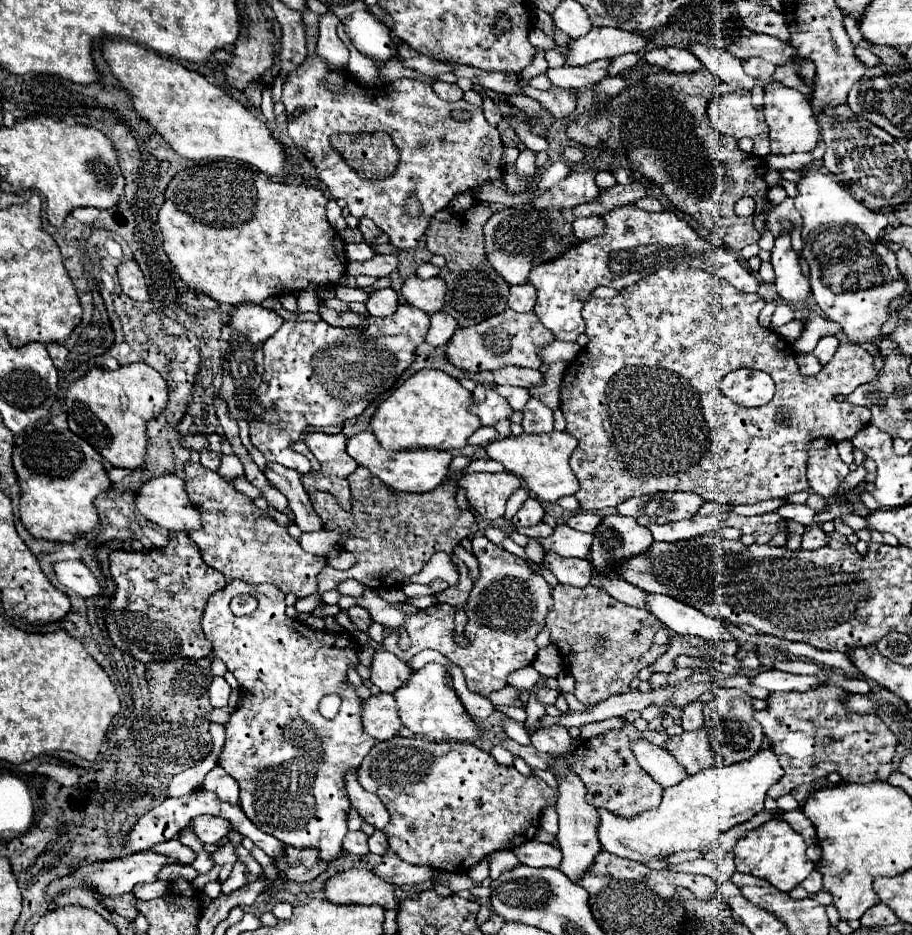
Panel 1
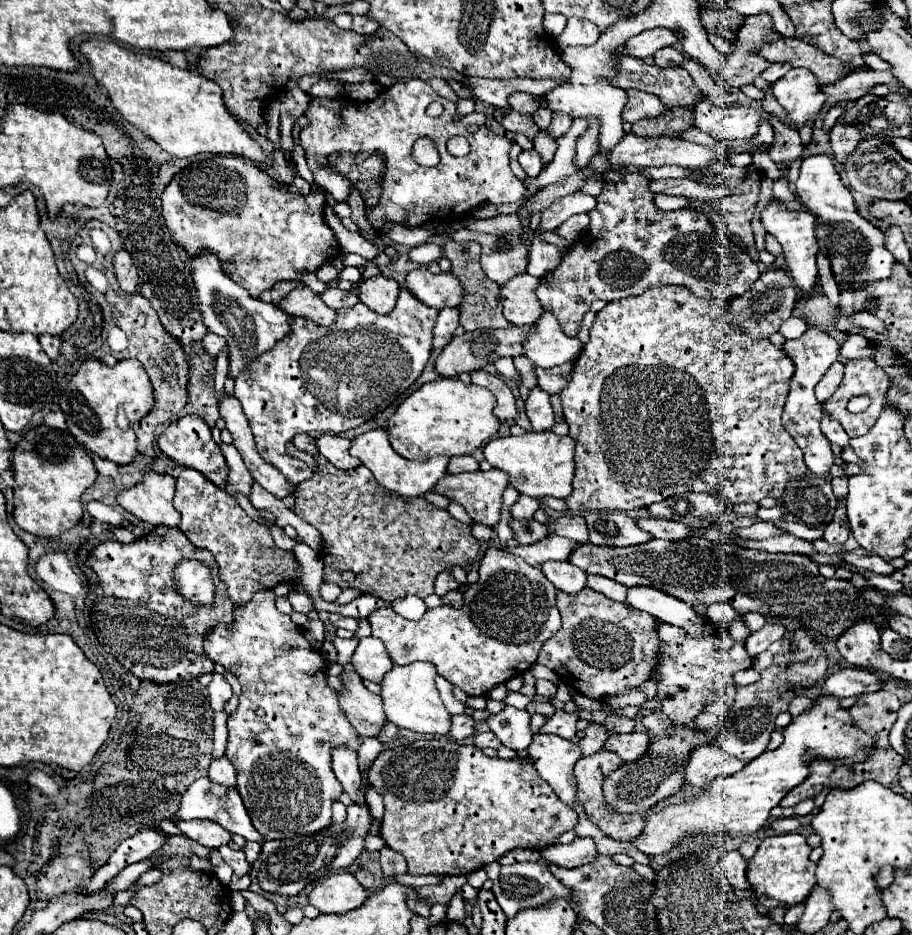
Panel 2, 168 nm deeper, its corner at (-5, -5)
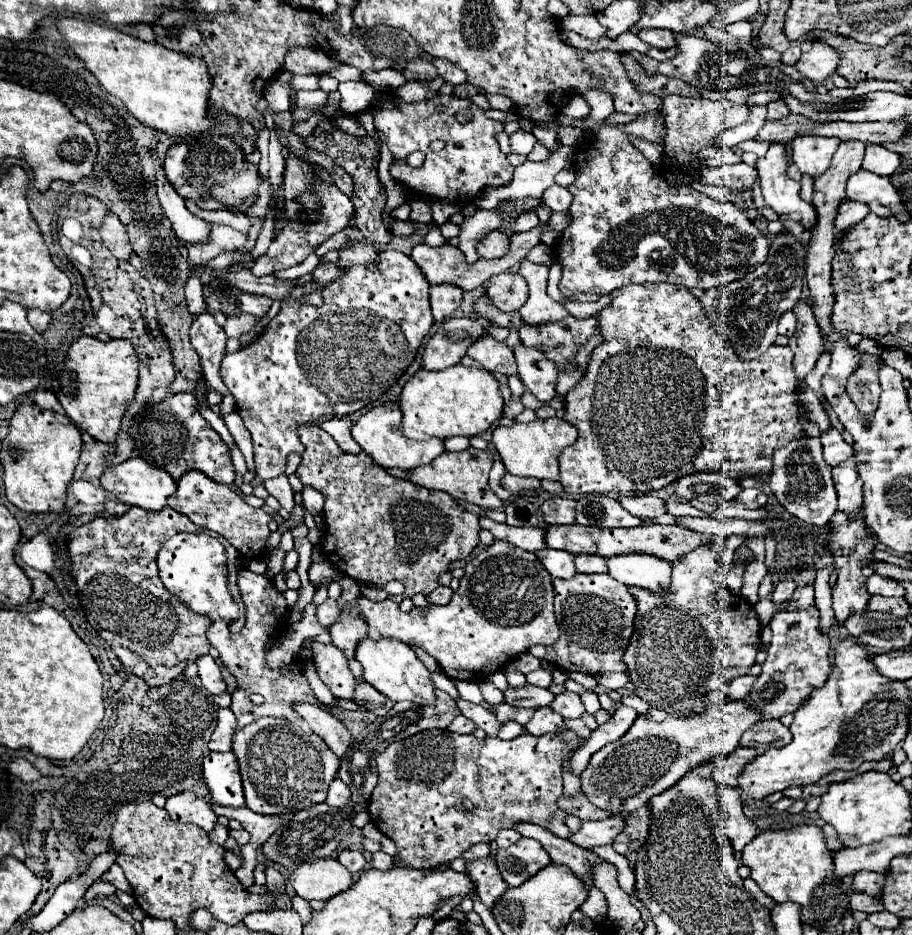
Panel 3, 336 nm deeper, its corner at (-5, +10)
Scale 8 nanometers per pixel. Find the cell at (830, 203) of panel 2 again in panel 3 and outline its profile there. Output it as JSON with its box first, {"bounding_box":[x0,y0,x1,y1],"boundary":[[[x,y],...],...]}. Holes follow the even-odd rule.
{"bounding_box":[792,136,840,178],"boundary":[[[796,136],[792,142],[792,160],[802,174],[818,178],[830,166],[830,160],[840,144],[840,138]]]}

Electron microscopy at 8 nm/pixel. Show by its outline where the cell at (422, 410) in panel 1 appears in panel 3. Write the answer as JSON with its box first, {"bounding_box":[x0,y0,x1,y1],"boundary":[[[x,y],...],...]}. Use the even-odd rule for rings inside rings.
{"bounding_box":[400,364,504,440],"boundary":[[[456,364],[440,372],[430,372],[424,368],[418,370],[402,388],[400,408],[404,414],[404,436],[412,440],[422,440],[428,436],[444,440],[450,436],[470,438],[490,430],[490,426],[502,416],[504,400],[500,394],[500,384],[490,372]]]}

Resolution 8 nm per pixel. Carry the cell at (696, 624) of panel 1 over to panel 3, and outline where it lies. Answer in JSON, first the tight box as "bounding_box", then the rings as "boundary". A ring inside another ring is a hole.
{"bounding_box":[606,554,672,592],"boundary":[[[618,554],[606,558],[608,574],[626,586],[640,586],[654,592],[670,588],[672,564],[650,554]]]}

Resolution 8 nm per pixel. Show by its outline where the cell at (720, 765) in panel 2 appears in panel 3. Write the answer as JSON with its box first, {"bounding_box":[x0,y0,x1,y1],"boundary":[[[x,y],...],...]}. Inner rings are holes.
{"bounding_box":[714,748,758,786],"boundary":[[[738,748],[734,754],[716,758],[716,768],[714,768],[714,780],[718,784],[728,784],[728,786],[738,786],[738,776],[742,774],[744,766],[750,764],[758,752],[752,748]]]}

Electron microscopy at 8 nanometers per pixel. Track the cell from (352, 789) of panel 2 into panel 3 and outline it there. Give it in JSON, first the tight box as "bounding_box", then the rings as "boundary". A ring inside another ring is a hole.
{"bounding_box":[292,702,352,758],"boundary":[[[302,702],[302,704],[294,704],[292,708],[310,724],[312,732],[316,732],[332,748],[332,752],[338,758],[342,758],[346,754],[352,738],[340,720],[336,720],[330,712],[326,712],[324,708],[316,706],[316,704]]]}

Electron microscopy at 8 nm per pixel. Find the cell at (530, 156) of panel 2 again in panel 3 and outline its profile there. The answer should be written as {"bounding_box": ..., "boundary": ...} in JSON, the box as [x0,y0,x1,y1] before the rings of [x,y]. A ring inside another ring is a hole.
{"bounding_box":[510,130,536,156],"boundary":[[[518,130],[518,132],[514,132],[510,136],[510,150],[514,154],[524,154],[526,156],[526,154],[532,152],[534,144],[536,144],[534,136],[530,132],[526,132],[526,130]]]}

